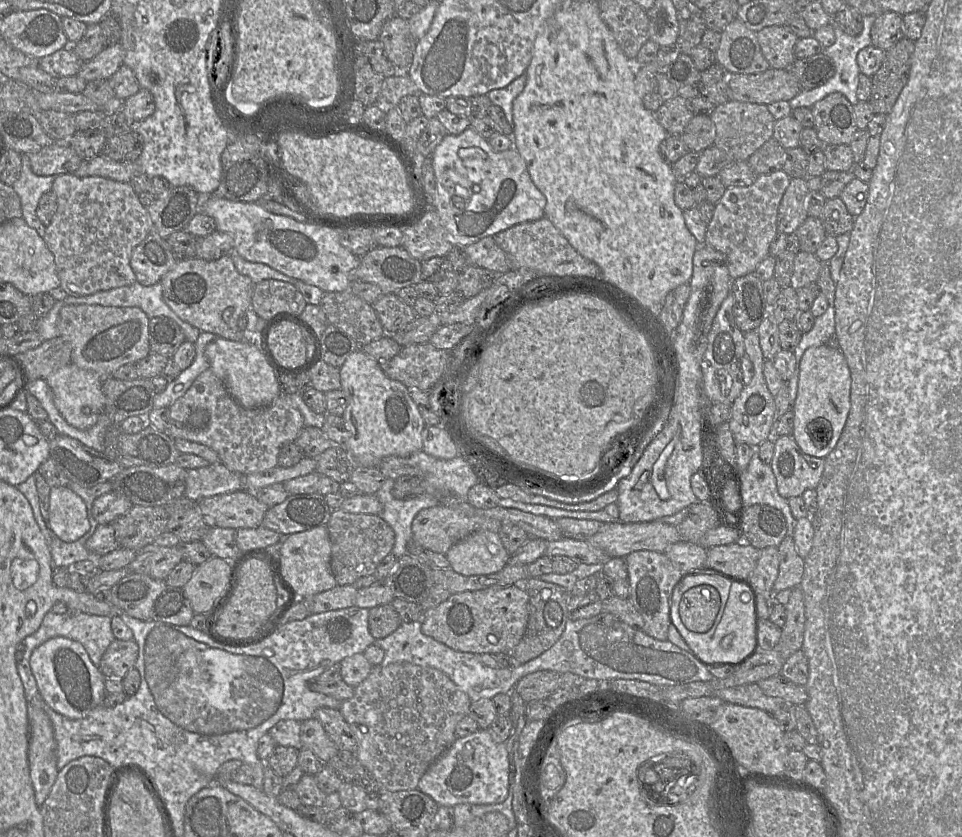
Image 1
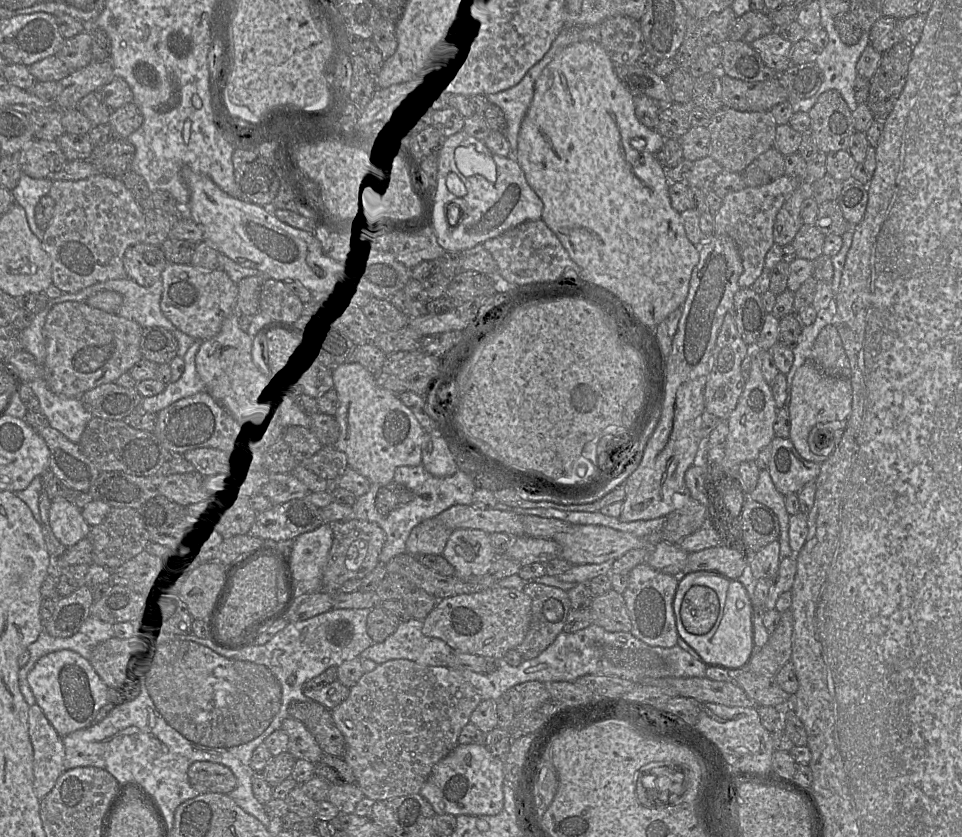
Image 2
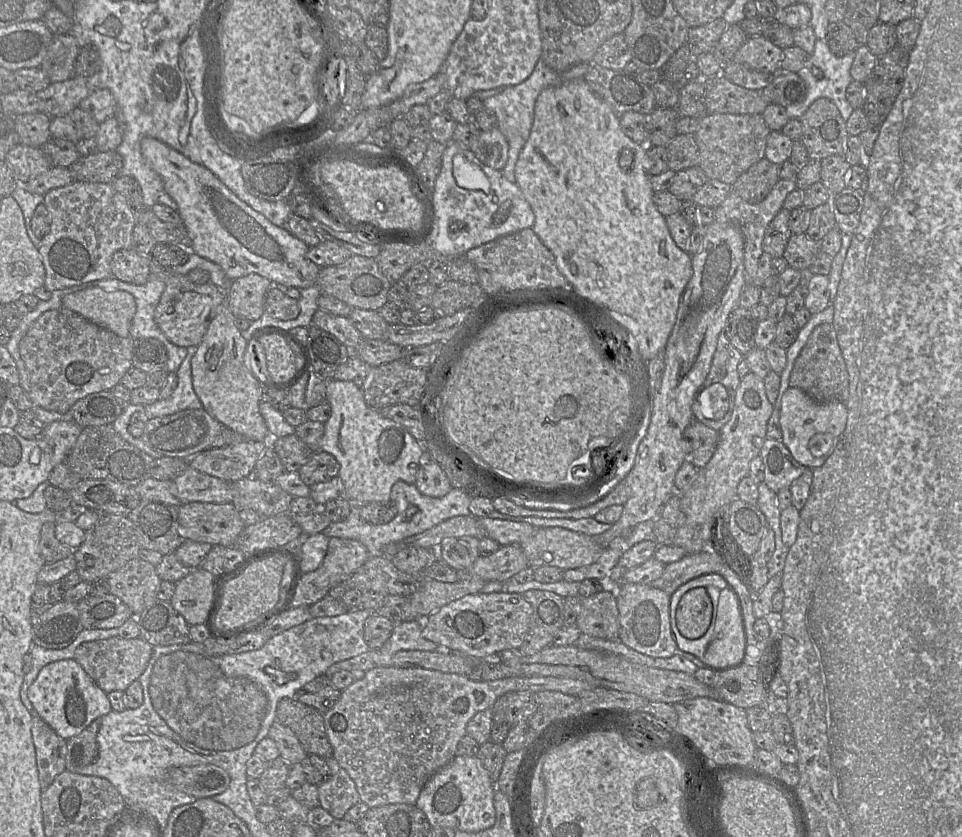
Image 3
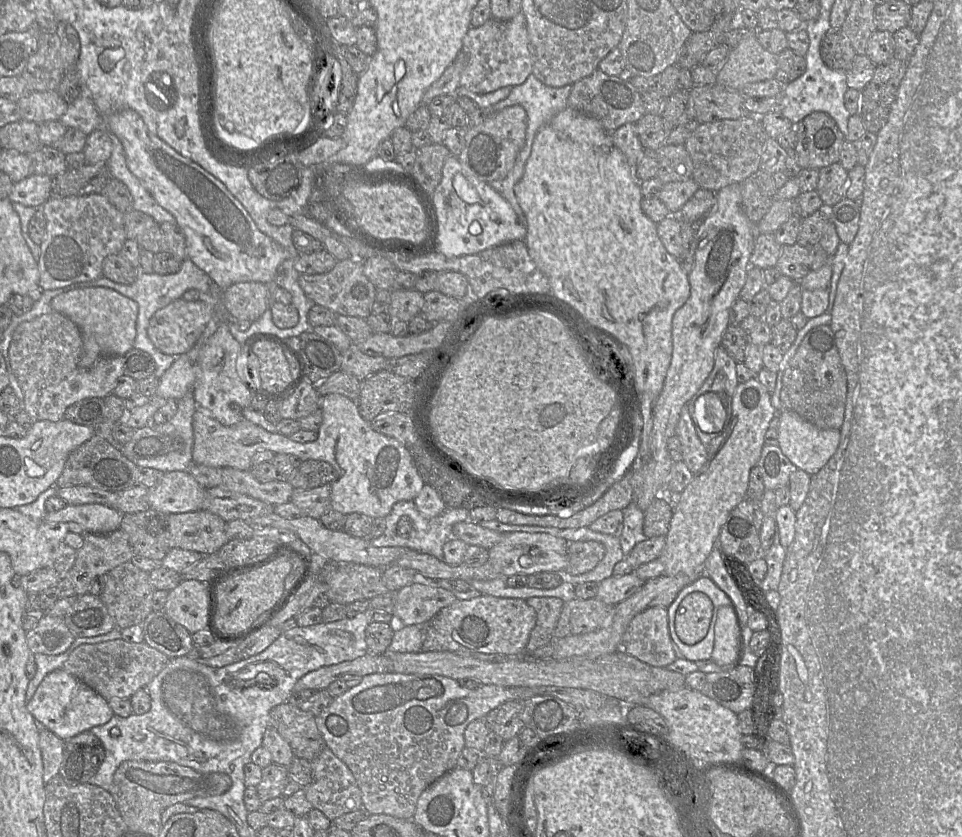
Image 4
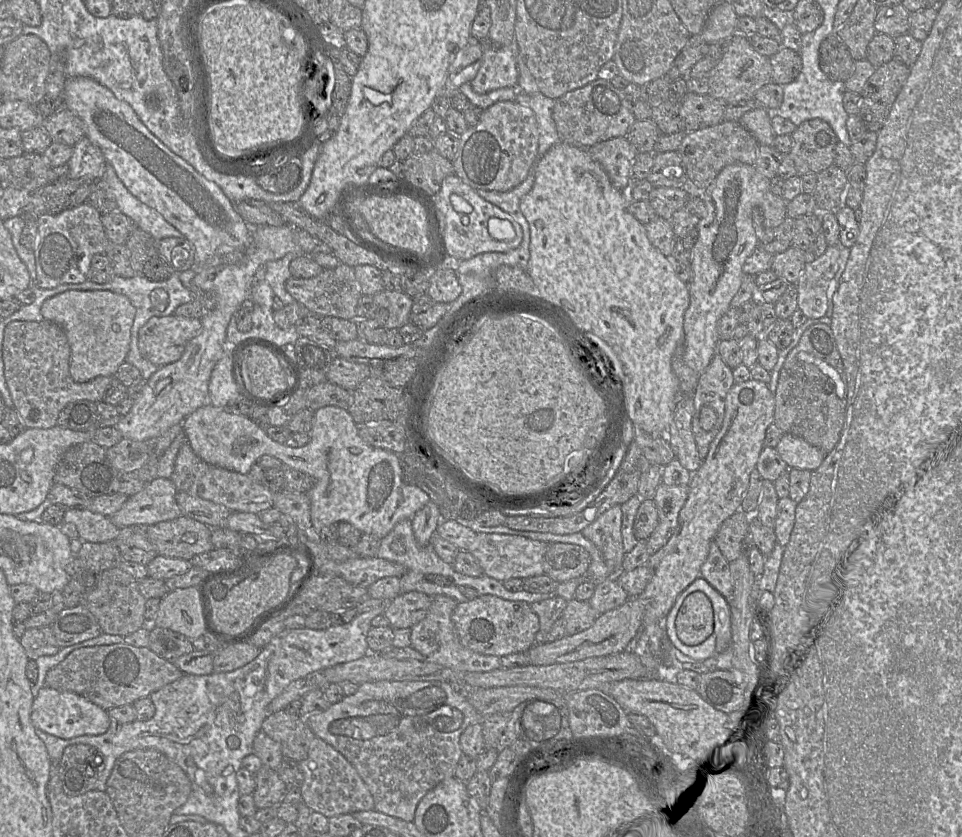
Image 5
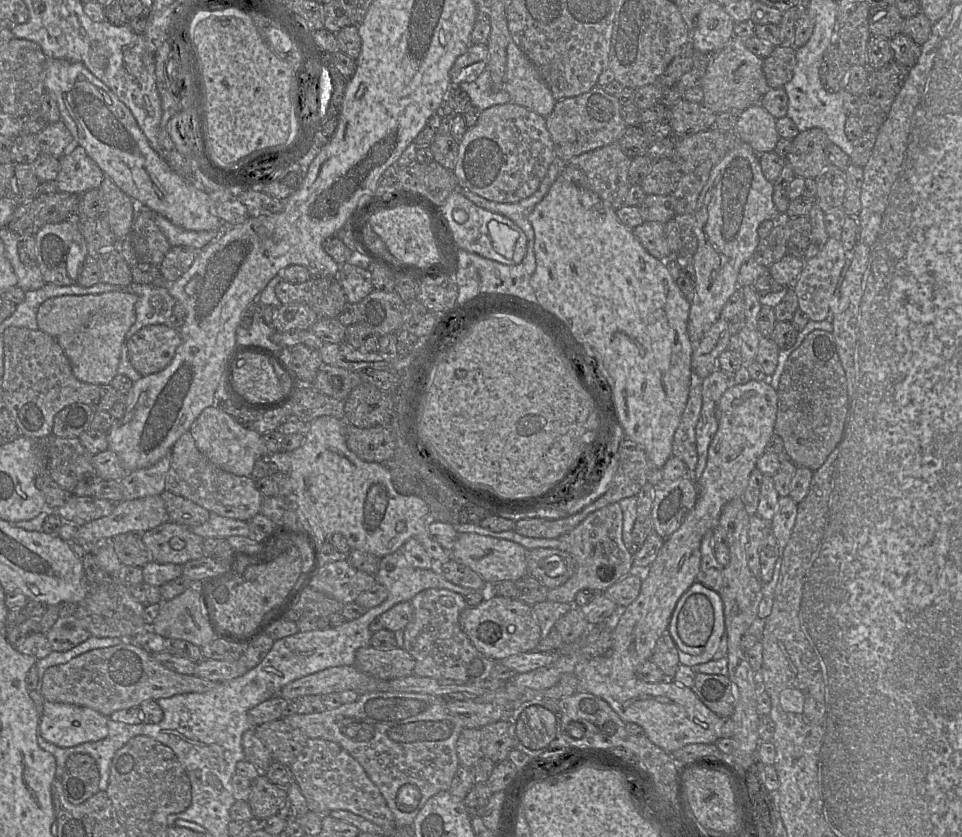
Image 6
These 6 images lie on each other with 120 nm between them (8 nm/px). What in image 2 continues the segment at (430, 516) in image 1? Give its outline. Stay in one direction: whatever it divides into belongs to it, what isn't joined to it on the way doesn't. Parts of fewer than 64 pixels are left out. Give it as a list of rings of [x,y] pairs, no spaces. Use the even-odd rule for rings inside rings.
[[[435,517],[425,519],[410,532],[406,541],[406,553],[415,557],[425,554],[441,555],[452,530]]]

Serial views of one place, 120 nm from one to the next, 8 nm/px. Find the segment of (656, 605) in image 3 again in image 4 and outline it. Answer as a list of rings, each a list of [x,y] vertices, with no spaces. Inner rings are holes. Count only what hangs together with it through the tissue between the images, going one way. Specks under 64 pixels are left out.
[[[651,607],[633,617],[621,642],[627,654],[656,667],[666,667],[677,657],[672,646],[665,607]]]

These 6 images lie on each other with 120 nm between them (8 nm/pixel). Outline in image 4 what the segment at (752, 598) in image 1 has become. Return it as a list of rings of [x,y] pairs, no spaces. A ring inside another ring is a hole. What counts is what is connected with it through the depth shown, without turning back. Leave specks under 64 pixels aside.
[[[734,606],[720,607],[717,612],[711,659],[717,665],[732,665],[739,641],[741,641],[741,631]]]

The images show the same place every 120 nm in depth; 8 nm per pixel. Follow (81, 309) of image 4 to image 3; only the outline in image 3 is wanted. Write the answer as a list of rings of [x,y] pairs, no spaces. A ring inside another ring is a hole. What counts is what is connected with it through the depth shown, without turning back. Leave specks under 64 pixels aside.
[[[92,287],[70,293],[62,299],[65,307],[119,337],[130,336],[136,312],[134,297],[126,291]]]

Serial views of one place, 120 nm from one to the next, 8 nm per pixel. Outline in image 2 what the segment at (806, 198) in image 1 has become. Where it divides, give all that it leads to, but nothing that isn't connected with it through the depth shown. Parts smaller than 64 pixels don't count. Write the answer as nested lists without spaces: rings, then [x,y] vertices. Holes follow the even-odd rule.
[[[797,188],[784,202],[777,213],[774,227],[774,243],[781,247],[791,244],[803,222],[801,219],[801,207],[805,198],[802,192]]]

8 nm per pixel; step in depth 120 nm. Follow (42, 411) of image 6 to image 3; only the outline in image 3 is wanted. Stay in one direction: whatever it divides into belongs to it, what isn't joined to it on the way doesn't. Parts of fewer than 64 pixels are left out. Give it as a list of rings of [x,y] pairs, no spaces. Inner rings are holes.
[[[65,308],[48,310],[32,323],[19,344],[19,352],[29,373],[29,390],[25,392],[34,407],[57,413],[67,413],[80,399],[97,392],[109,390],[132,366],[133,342],[130,336],[119,337],[113,332]]]

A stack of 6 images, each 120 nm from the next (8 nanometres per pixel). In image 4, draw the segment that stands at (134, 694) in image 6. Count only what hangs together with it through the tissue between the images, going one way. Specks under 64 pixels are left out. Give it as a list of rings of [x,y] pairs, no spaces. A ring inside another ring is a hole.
[[[121,638],[80,645],[70,654],[62,669],[109,701],[114,697],[130,699],[136,691],[146,688],[169,659],[145,642],[131,643]]]

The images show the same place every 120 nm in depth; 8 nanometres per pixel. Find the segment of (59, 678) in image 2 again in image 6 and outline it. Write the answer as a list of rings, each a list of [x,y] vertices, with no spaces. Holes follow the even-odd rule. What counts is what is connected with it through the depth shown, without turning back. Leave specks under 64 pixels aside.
[[[45,701],[38,732],[48,742],[70,748],[108,735],[108,717],[87,707]]]

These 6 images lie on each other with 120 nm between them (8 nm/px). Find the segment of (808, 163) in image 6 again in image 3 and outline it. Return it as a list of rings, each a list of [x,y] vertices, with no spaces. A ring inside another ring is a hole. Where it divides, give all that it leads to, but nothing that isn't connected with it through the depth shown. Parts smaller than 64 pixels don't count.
[[[828,98],[816,99],[801,116],[801,140],[810,160],[822,161],[833,155],[844,156],[849,136],[846,121]]]

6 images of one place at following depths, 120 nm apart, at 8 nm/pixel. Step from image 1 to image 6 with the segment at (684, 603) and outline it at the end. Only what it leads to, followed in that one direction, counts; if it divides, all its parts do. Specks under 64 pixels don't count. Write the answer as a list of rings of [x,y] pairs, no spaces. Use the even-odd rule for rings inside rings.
[[[692,594],[683,605],[677,622],[682,642],[690,647],[703,647],[713,631],[714,610],[703,594]]]

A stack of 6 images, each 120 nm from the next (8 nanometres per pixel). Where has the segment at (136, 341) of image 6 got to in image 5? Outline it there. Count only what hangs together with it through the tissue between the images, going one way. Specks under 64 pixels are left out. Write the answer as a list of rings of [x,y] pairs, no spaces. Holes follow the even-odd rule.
[[[174,314],[150,318],[138,332],[138,347],[141,355],[158,367],[177,361],[187,343],[197,336],[202,328],[199,318]]]

